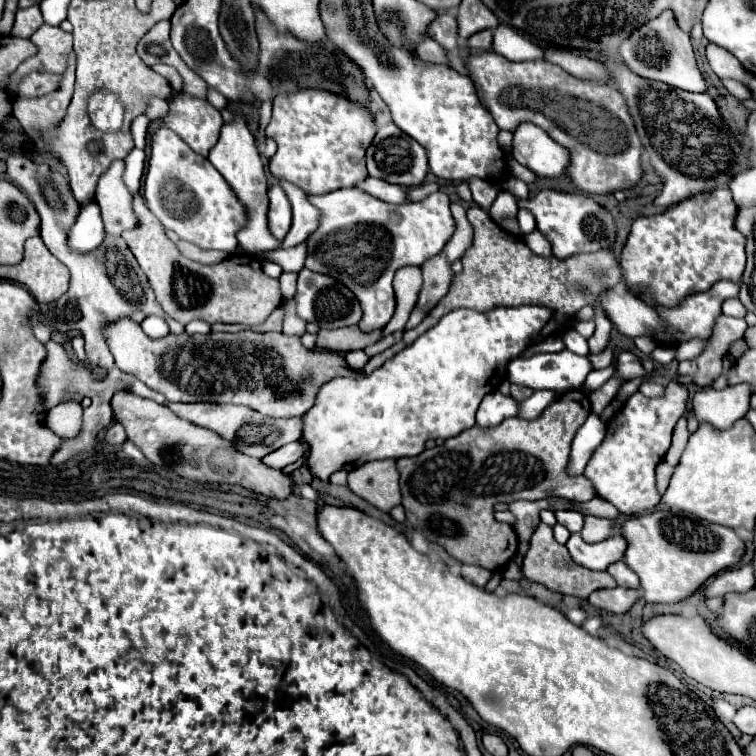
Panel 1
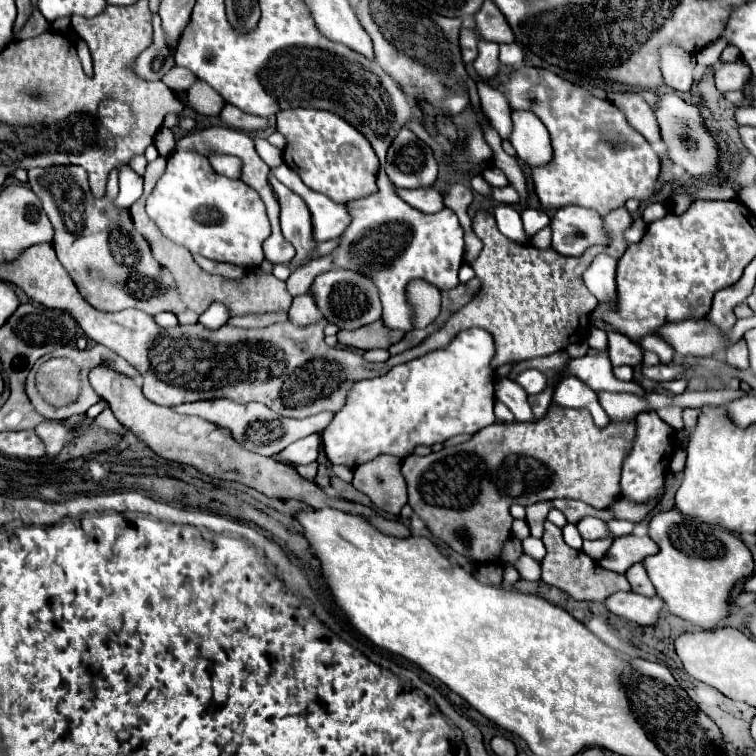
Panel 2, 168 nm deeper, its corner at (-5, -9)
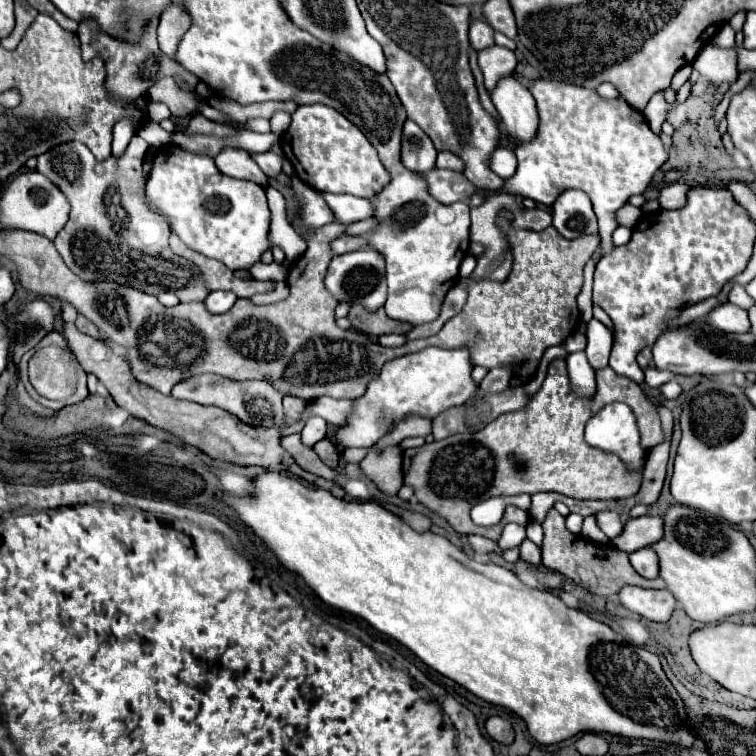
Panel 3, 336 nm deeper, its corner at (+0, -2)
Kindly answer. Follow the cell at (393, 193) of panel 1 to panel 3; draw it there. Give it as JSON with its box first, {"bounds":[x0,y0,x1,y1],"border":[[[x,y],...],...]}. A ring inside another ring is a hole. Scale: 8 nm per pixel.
{"bounds":[425,168,475,204],"border":[[[433,168],[425,174],[425,182],[429,188],[429,194],[443,204],[453,204],[457,200],[467,200],[473,192],[475,186],[461,174],[453,170],[441,170]]]}

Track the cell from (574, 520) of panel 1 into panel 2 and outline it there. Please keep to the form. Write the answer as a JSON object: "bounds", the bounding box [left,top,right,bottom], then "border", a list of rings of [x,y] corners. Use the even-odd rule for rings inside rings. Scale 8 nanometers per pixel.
{"bounds":[576,517,610,539],"border":[[[586,517],[576,527],[578,527],[582,539],[604,539],[604,537],[610,535],[608,525],[602,519],[596,519],[596,517]]]}

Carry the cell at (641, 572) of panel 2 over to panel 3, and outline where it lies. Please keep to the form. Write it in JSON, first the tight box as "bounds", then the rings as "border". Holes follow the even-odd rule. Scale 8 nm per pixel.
{"bounds":[629,548,659,578],"border":[[[641,548],[633,554],[629,554],[629,562],[635,568],[637,574],[643,578],[657,578],[659,566],[657,566],[657,554],[653,554],[651,548]]]}

